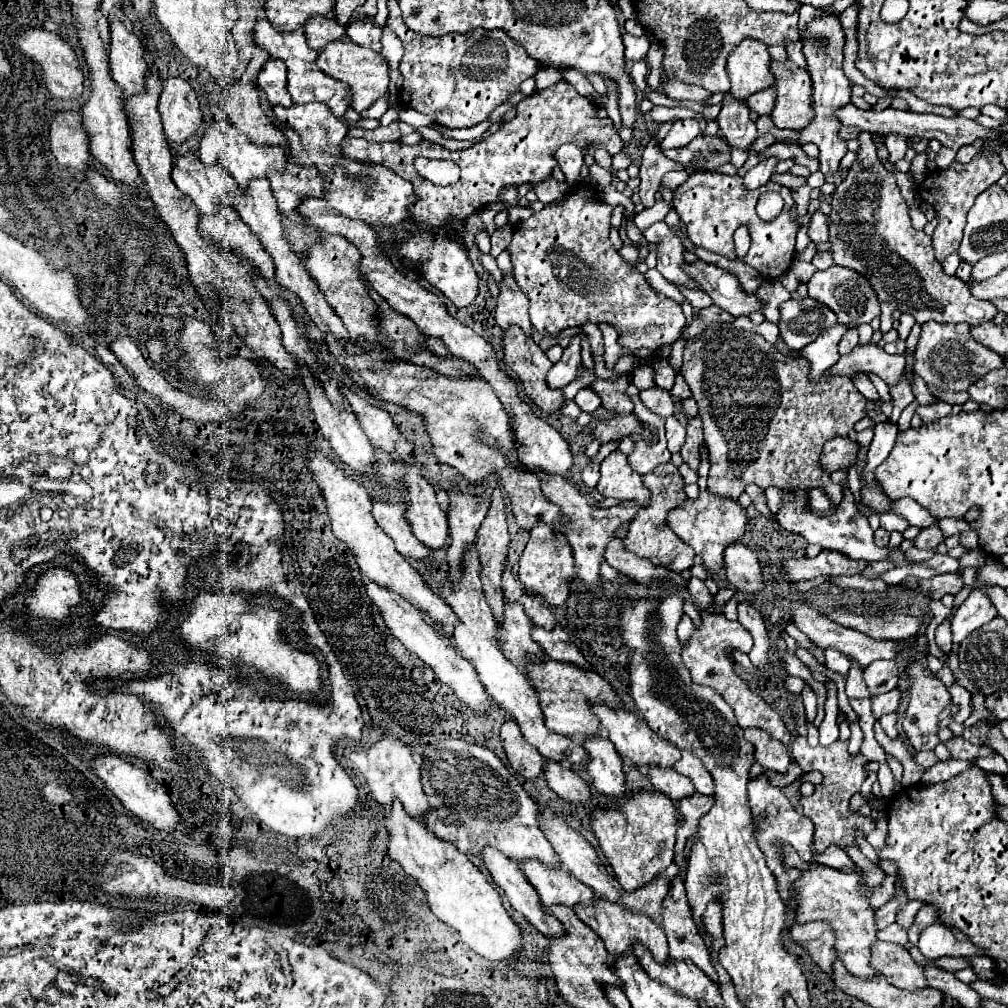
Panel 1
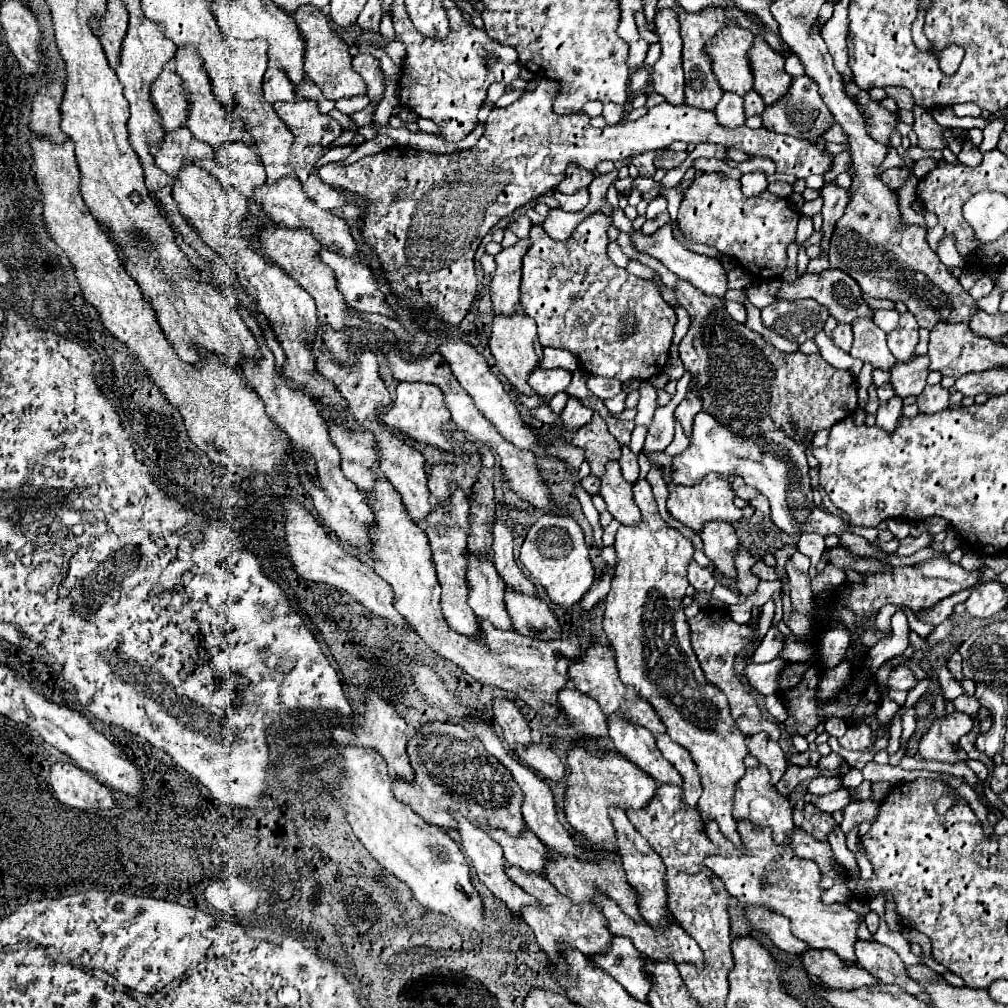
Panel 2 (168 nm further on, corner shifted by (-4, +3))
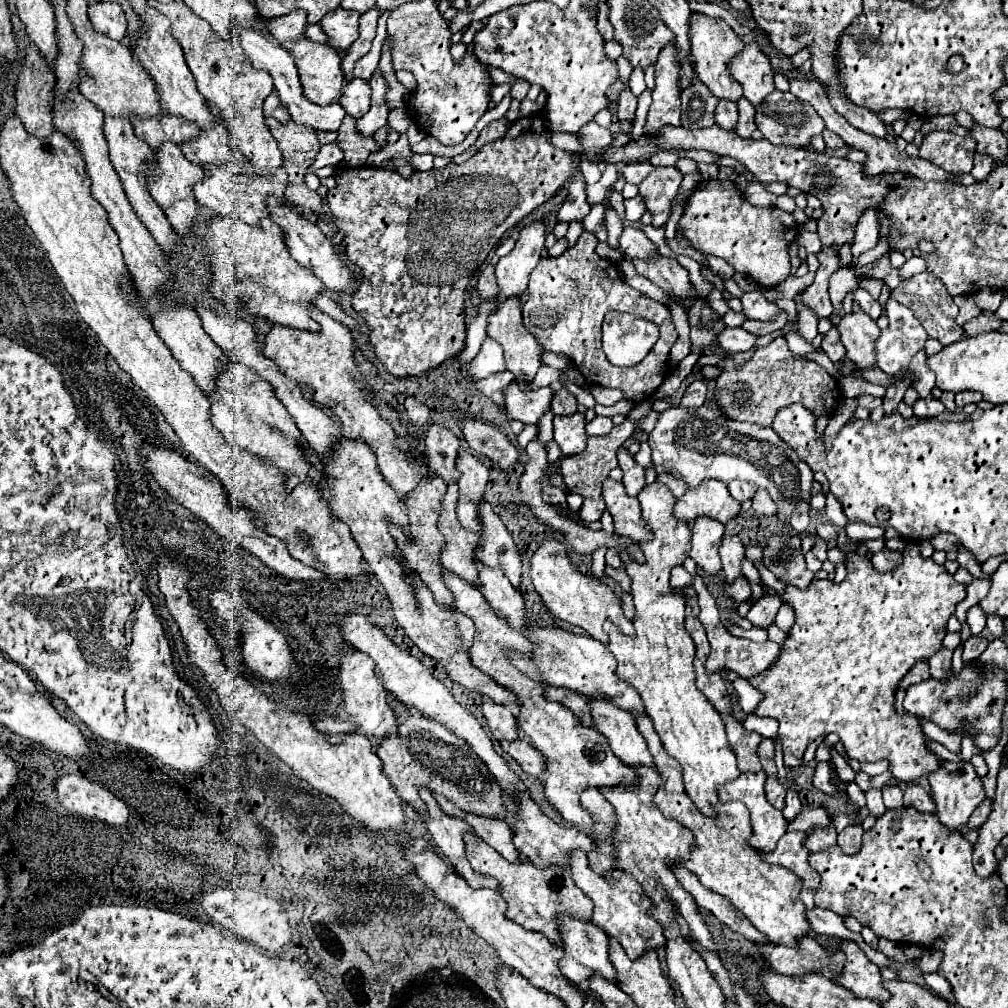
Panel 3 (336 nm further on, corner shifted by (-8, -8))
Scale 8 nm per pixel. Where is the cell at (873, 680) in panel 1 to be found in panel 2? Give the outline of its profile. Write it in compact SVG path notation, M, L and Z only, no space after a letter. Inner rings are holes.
M899 665L891 671L889 675L889 681L887 681L889 689L899 689L899 691L911 691L915 685L917 685L917 677L915 673L905 667L905 665Z

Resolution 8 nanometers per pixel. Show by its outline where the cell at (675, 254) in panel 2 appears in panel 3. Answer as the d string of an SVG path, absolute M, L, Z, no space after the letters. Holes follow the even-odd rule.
M625 228L621 238L619 238L619 248L625 256L629 258L643 258L643 260L649 260L649 258L655 258L655 256L661 256L657 246L637 228Z

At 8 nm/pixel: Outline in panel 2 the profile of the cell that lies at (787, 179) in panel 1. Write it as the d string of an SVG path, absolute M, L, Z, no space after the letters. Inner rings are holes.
M777 181L769 184L768 191L780 197L788 198L792 194L793 189L791 184Z

